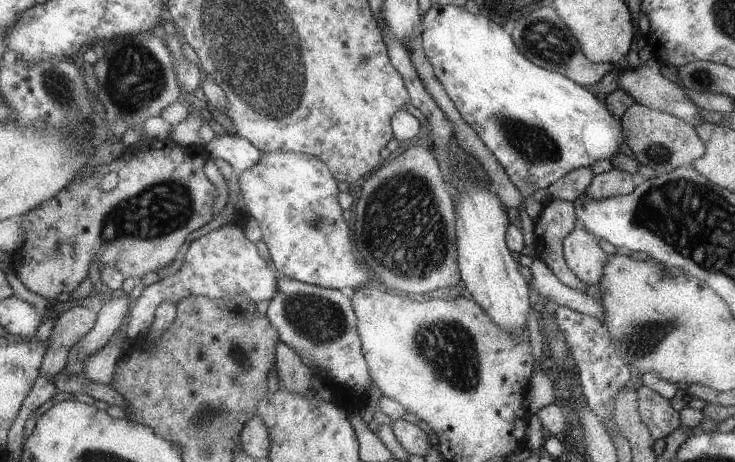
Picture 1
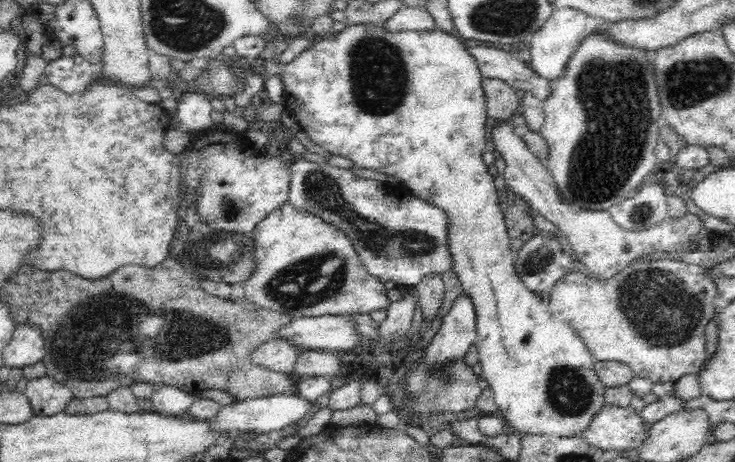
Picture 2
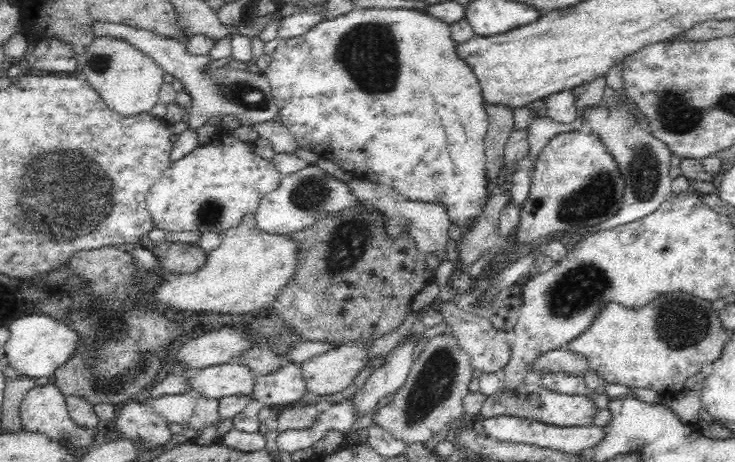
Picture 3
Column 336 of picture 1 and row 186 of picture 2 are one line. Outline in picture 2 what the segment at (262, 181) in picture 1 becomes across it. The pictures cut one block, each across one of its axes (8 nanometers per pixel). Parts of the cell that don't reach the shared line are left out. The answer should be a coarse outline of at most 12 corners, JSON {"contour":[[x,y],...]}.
{"contour":[[200,134],[181,155],[188,204],[250,233],[291,176],[244,135]]}

